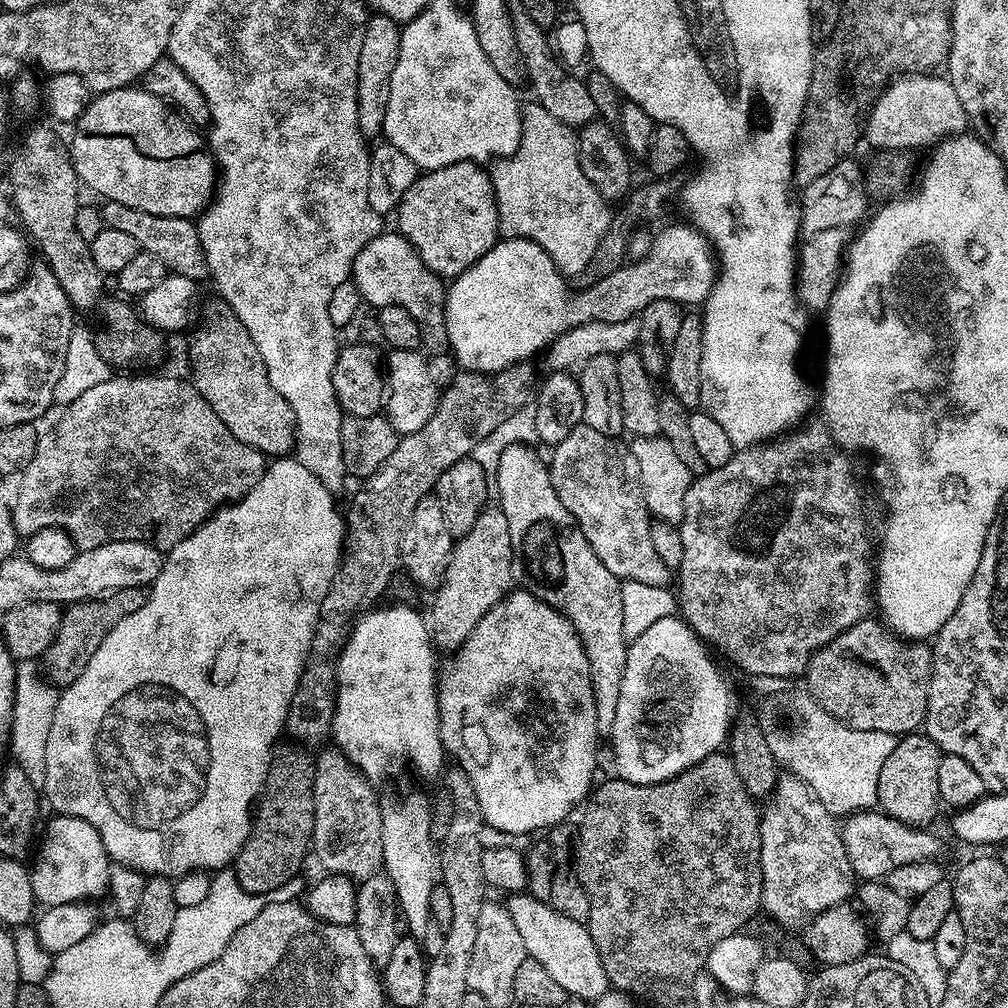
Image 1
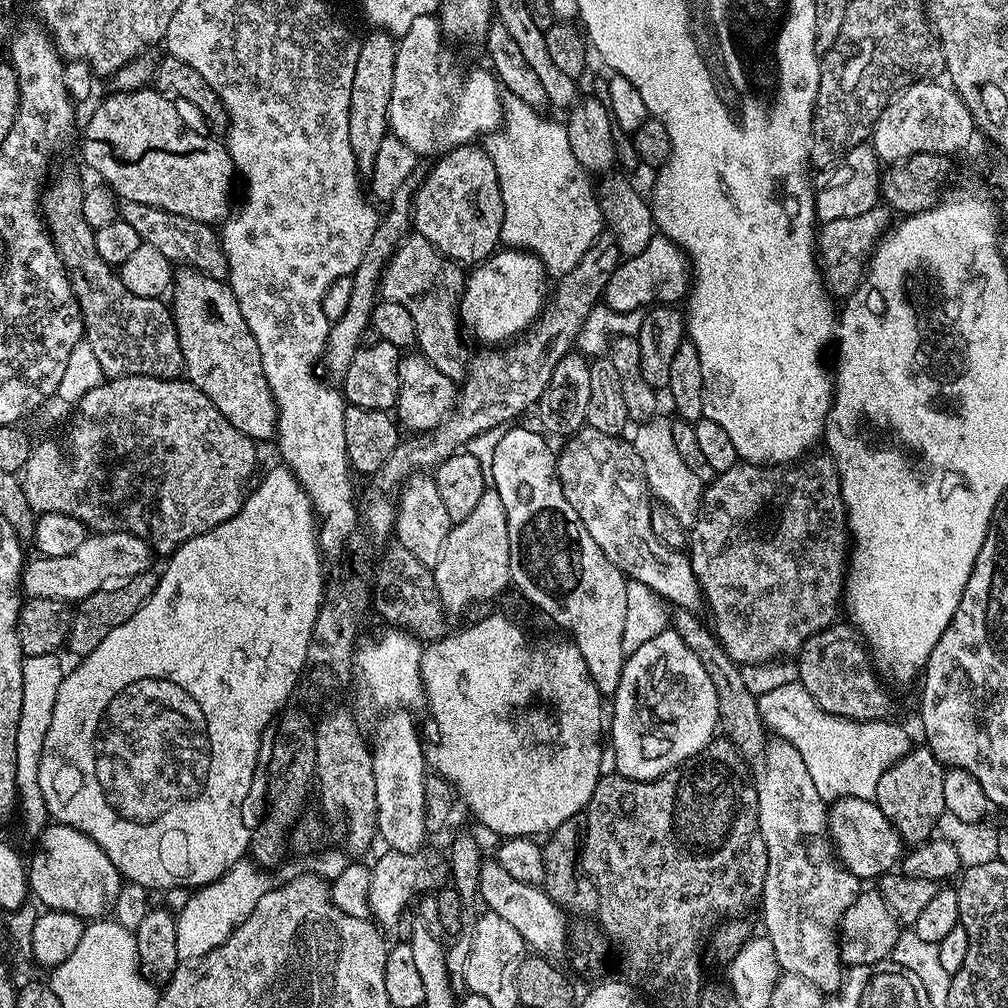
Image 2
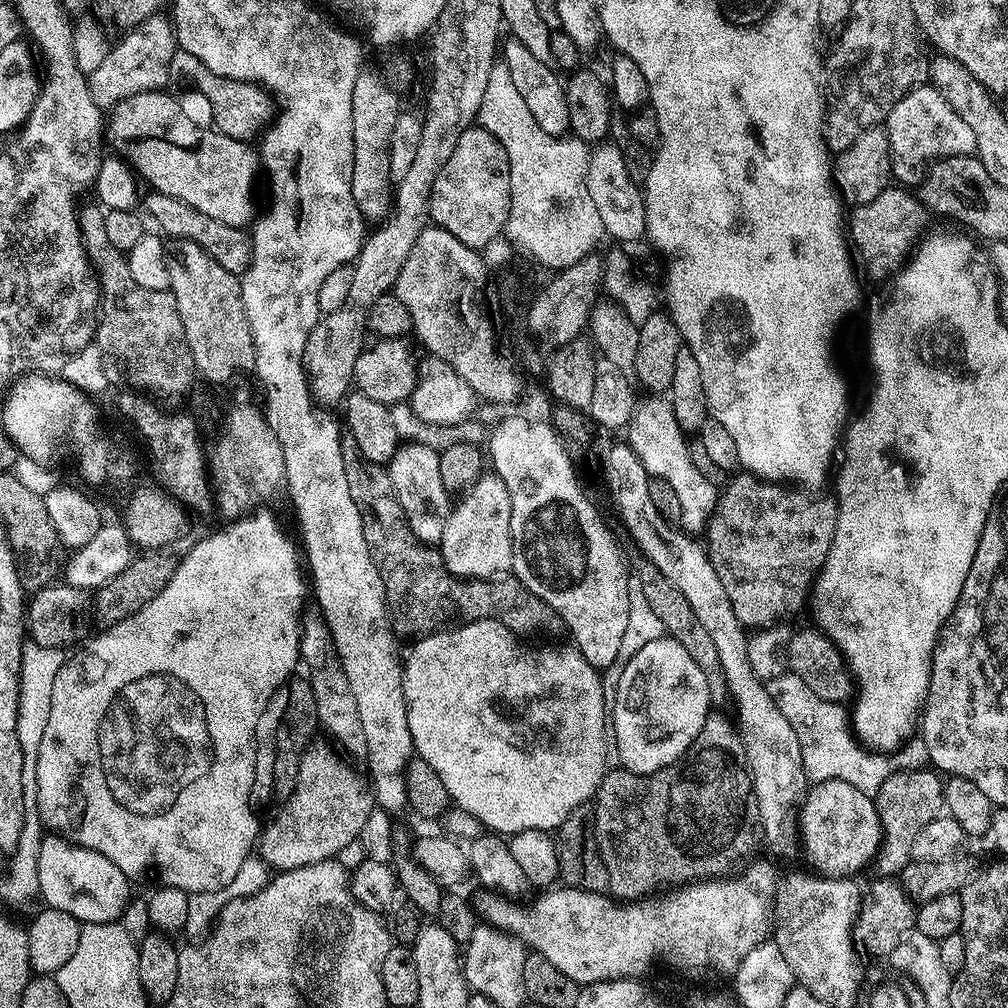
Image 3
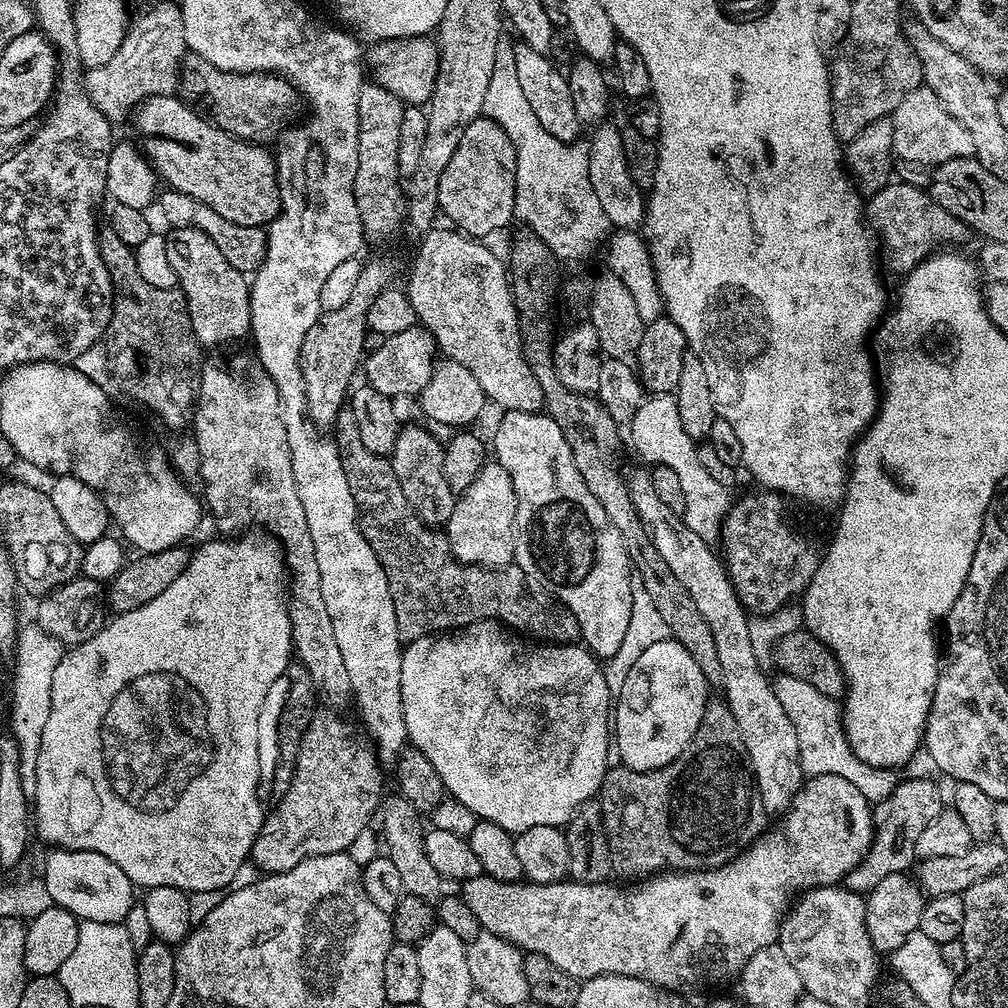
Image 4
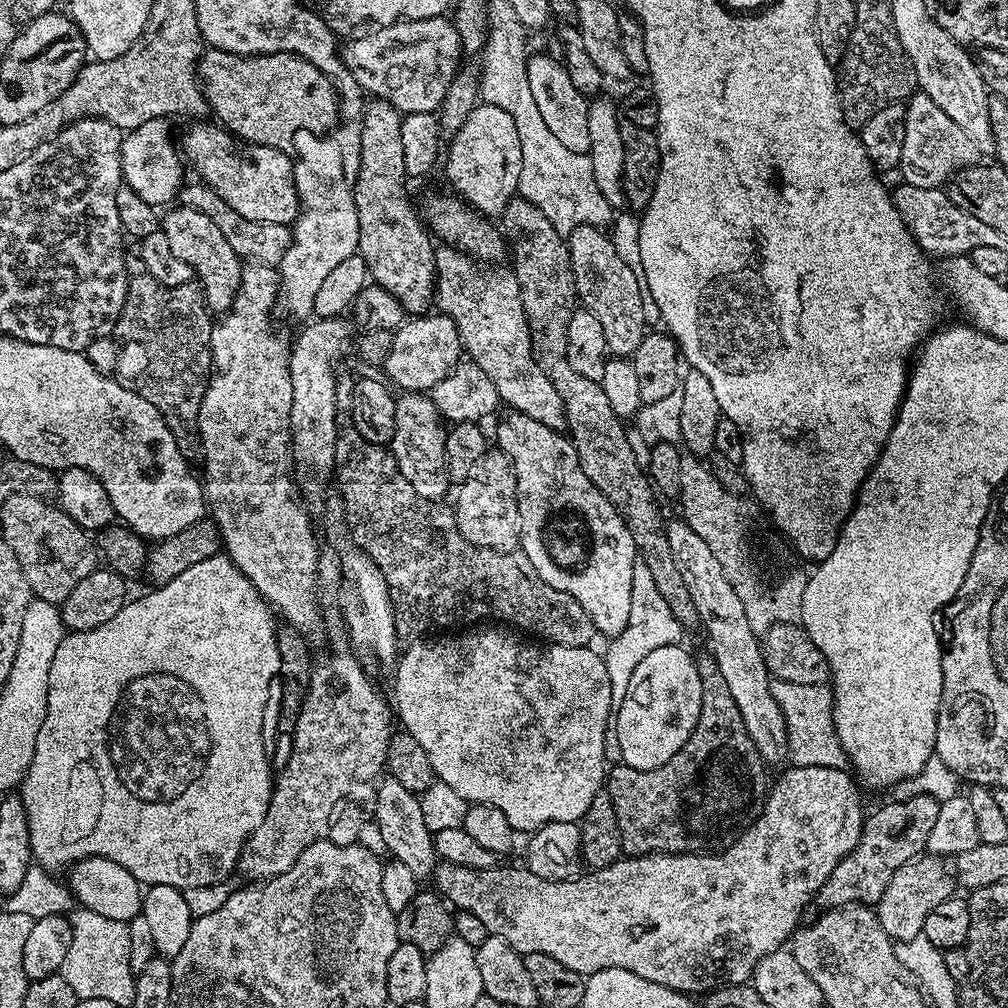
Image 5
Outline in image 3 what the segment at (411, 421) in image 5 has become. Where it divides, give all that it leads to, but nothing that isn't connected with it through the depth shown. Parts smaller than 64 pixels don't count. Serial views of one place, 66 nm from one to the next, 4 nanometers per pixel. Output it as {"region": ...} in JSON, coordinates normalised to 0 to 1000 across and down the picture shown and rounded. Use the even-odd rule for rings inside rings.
{"region":[[[398,439],[397,443],[393,445],[391,454],[385,457],[383,463],[389,479],[389,488],[399,502],[406,526],[413,531],[418,540],[436,541],[446,507],[446,499],[444,500],[446,489],[442,486],[442,482],[438,482],[437,449],[424,442]]]}

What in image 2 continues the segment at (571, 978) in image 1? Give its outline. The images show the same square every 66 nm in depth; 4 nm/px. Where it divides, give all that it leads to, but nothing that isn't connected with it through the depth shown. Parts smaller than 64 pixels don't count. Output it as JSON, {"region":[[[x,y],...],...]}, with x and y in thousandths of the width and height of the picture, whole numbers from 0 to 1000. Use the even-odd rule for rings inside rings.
{"region":[[[484,851],[476,859],[475,892],[480,892],[480,901],[485,905],[494,907],[494,911],[502,911],[514,927],[518,927],[521,938],[531,947],[553,950],[560,944],[560,936],[563,933],[563,913],[561,902],[551,897],[539,883],[533,883],[529,878],[514,875],[506,871],[496,862],[496,856],[490,851]]]}

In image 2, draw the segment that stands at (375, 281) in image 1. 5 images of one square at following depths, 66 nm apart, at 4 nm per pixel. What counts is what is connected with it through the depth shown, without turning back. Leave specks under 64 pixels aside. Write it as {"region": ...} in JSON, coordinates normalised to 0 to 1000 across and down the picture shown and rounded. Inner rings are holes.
{"region":[[[406,232],[397,239],[389,255],[381,263],[381,269],[377,276],[376,293],[382,298],[394,298],[403,308],[407,308],[407,315],[411,315],[413,324],[413,341],[416,348],[435,367],[438,367],[443,373],[451,374],[452,369],[459,370],[466,349],[460,346],[460,337],[456,334],[458,325],[457,316],[454,313],[456,295],[460,290],[462,270],[457,263],[450,258],[445,258],[423,236],[416,232]]]}

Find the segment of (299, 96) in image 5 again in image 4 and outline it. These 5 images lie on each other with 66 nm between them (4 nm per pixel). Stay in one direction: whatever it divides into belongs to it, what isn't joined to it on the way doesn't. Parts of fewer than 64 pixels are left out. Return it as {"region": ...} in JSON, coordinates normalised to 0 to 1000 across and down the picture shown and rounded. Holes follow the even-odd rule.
{"region":[[[188,55],[185,67],[194,74],[202,95],[206,98],[206,107],[210,110],[209,118],[214,126],[239,139],[249,140],[258,137],[261,131],[269,129],[273,123],[282,119],[282,110],[292,95],[292,87],[287,80],[277,73],[264,71],[222,71],[204,62],[198,56]]]}

